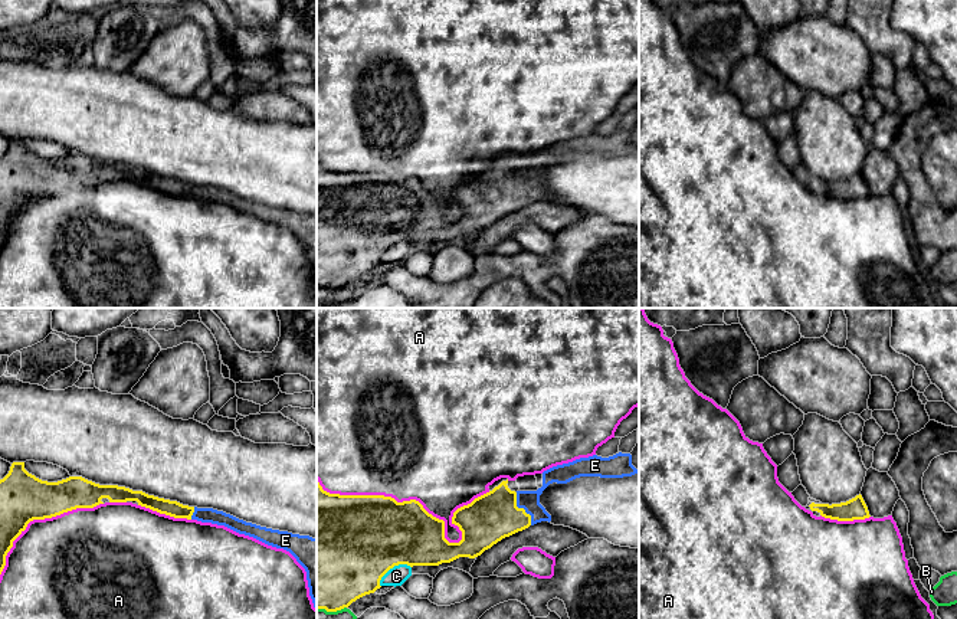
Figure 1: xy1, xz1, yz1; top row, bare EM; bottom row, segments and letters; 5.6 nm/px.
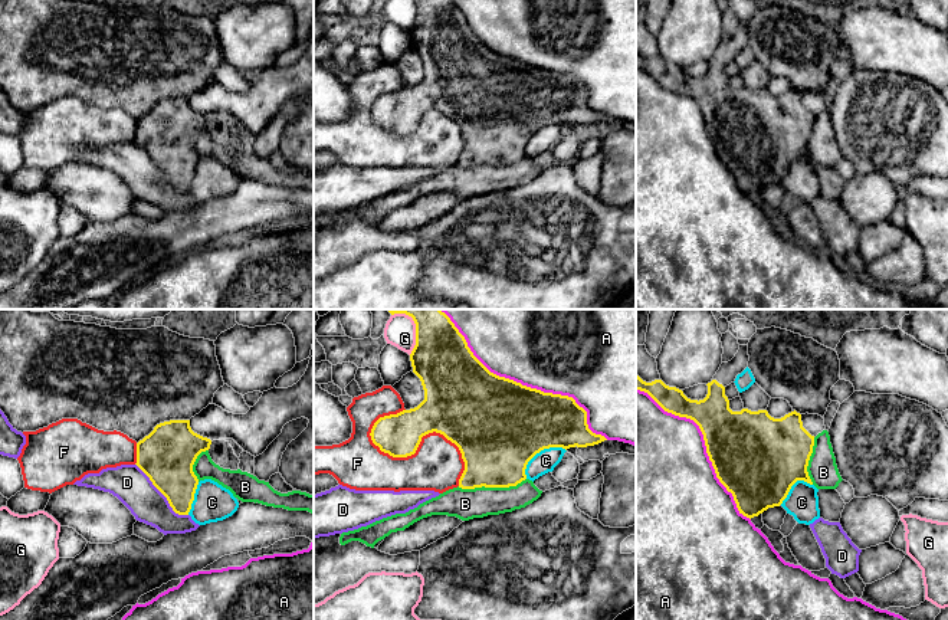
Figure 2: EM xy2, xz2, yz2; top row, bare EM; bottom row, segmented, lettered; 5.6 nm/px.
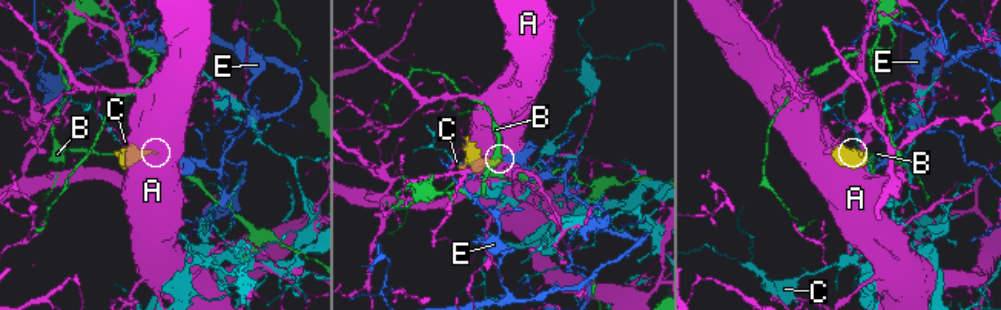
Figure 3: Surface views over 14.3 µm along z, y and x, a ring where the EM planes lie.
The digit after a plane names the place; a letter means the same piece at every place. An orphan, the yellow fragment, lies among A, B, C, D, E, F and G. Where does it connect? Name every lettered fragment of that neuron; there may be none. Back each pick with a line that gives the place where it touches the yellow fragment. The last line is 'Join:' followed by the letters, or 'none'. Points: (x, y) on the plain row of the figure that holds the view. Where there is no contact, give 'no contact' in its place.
E: contact xz1 (521, 186)
Join: E

